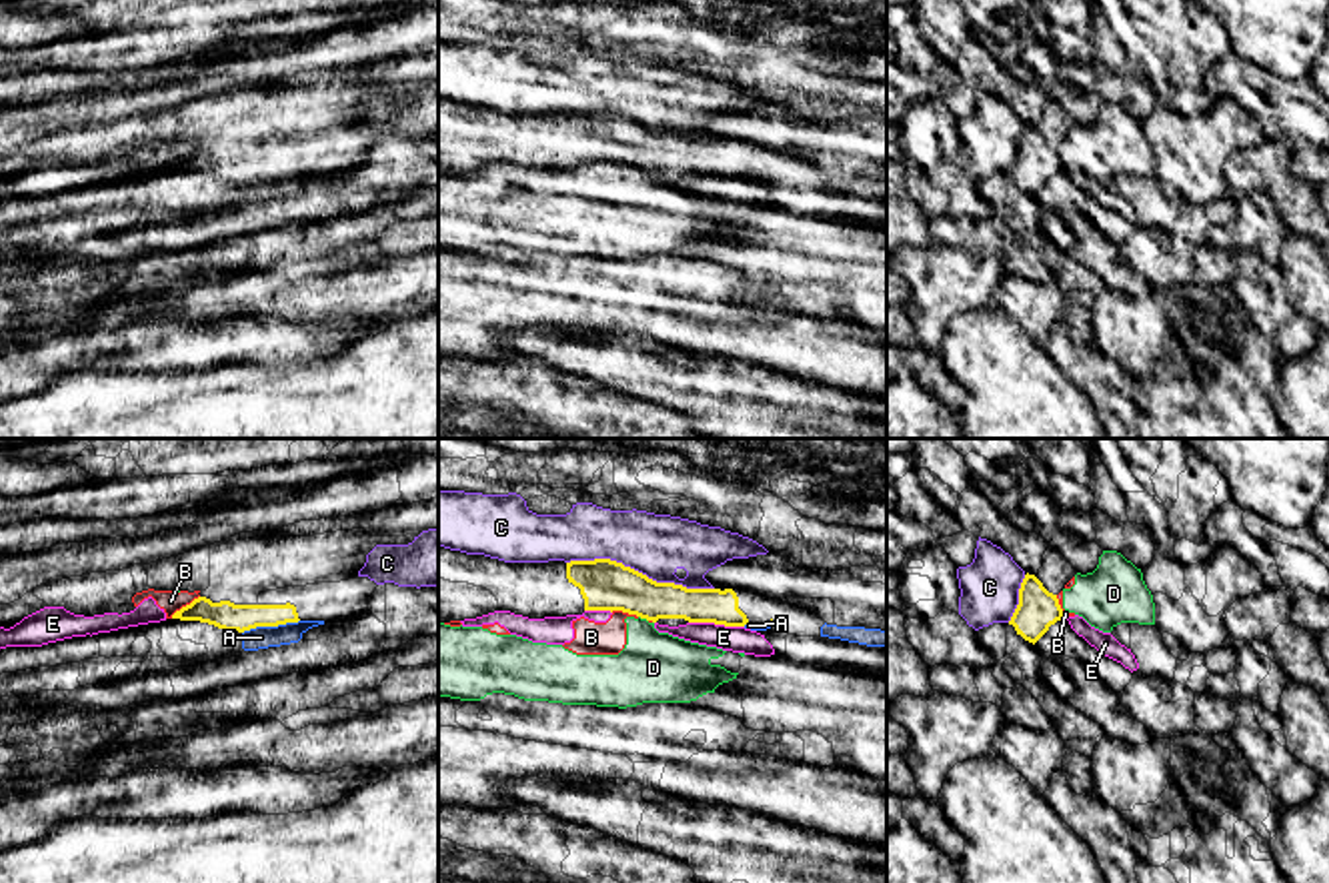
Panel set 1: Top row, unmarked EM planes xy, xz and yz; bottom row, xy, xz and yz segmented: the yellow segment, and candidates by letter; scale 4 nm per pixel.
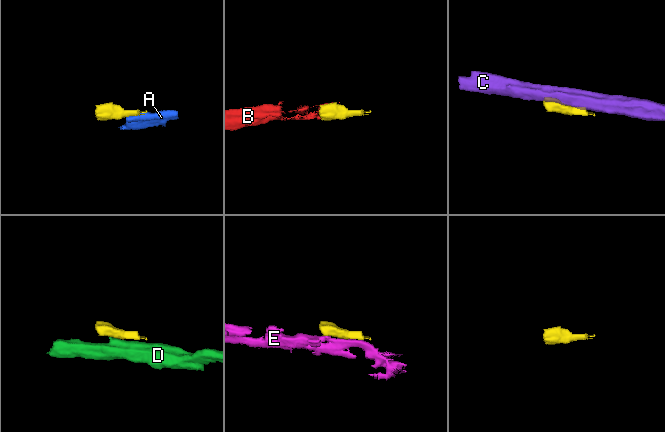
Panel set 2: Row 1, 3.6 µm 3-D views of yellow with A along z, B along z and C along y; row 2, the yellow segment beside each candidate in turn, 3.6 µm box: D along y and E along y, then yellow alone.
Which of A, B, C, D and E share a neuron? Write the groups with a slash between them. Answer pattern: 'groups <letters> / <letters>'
groups A / B D / C / E

